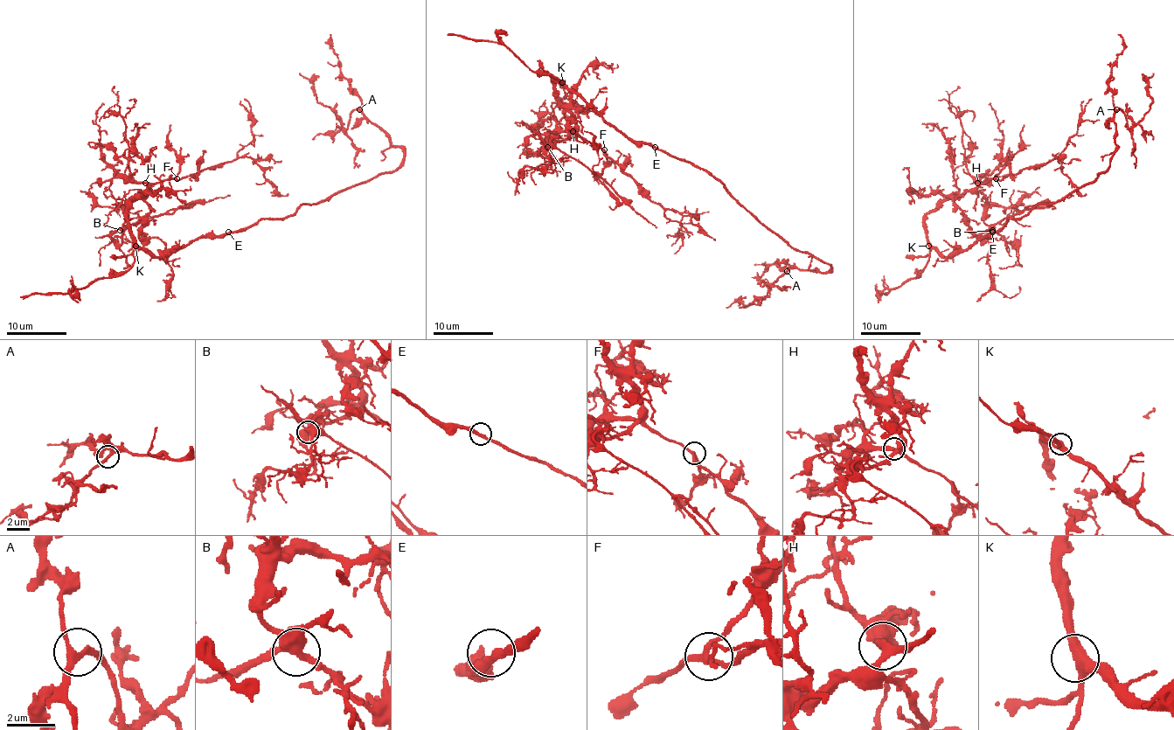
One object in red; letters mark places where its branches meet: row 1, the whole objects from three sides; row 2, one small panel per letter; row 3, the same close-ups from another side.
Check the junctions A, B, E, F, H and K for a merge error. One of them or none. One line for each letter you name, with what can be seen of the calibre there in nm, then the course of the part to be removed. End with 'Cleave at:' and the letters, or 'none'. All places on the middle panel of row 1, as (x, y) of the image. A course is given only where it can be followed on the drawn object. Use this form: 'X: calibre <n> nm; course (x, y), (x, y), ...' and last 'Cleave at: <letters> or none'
Cleave at: none

